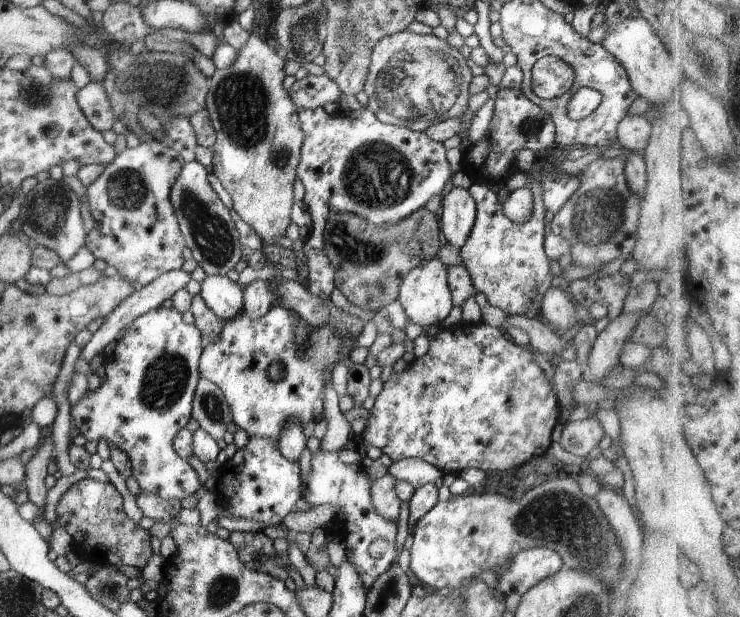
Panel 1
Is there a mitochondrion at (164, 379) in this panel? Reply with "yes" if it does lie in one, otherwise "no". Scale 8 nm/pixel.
yes

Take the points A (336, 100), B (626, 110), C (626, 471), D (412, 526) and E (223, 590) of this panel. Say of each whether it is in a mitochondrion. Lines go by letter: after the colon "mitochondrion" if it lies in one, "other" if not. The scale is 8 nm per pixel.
A: other
B: other
C: other
D: other
E: mitochondrion

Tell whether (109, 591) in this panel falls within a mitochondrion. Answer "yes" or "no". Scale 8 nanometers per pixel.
yes

